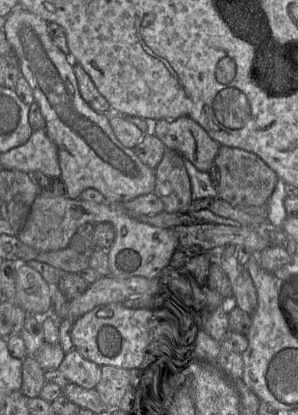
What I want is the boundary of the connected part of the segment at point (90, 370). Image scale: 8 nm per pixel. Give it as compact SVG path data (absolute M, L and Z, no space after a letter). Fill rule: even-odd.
M73 349L65 354L58 371L69 381L85 389L94 389L101 378L101 366Z

